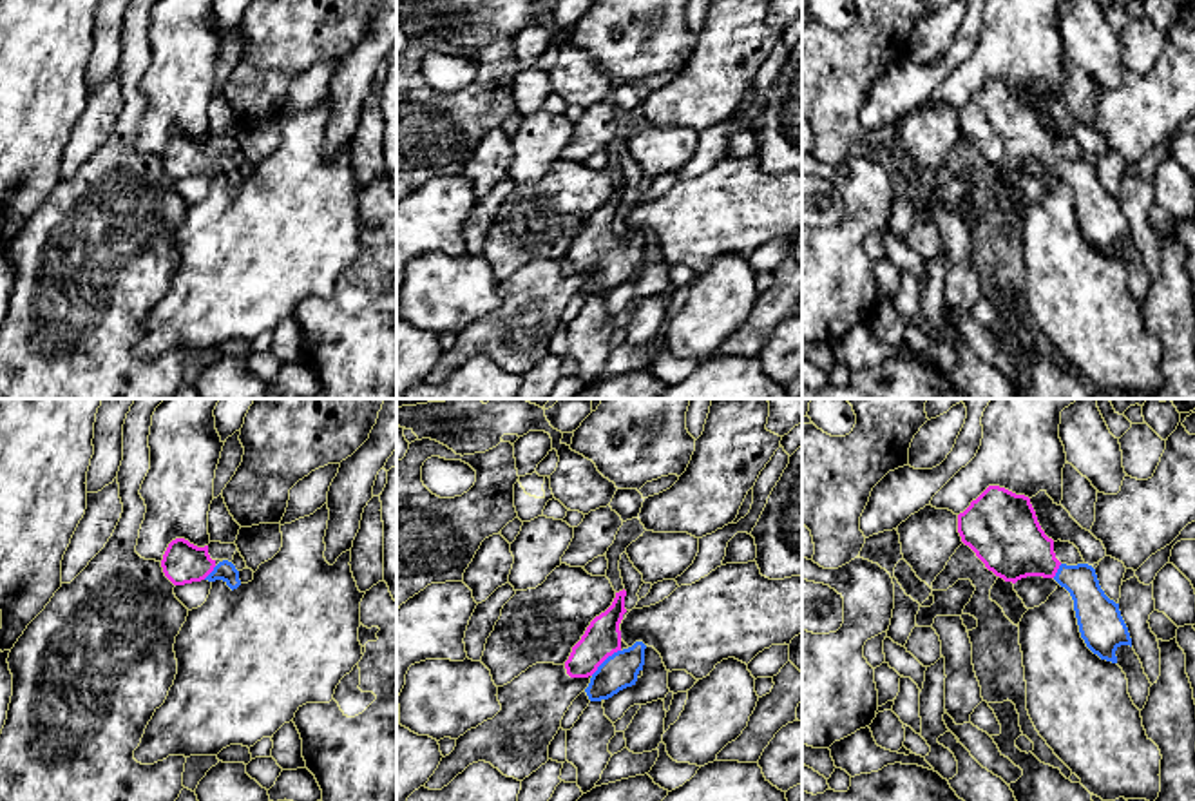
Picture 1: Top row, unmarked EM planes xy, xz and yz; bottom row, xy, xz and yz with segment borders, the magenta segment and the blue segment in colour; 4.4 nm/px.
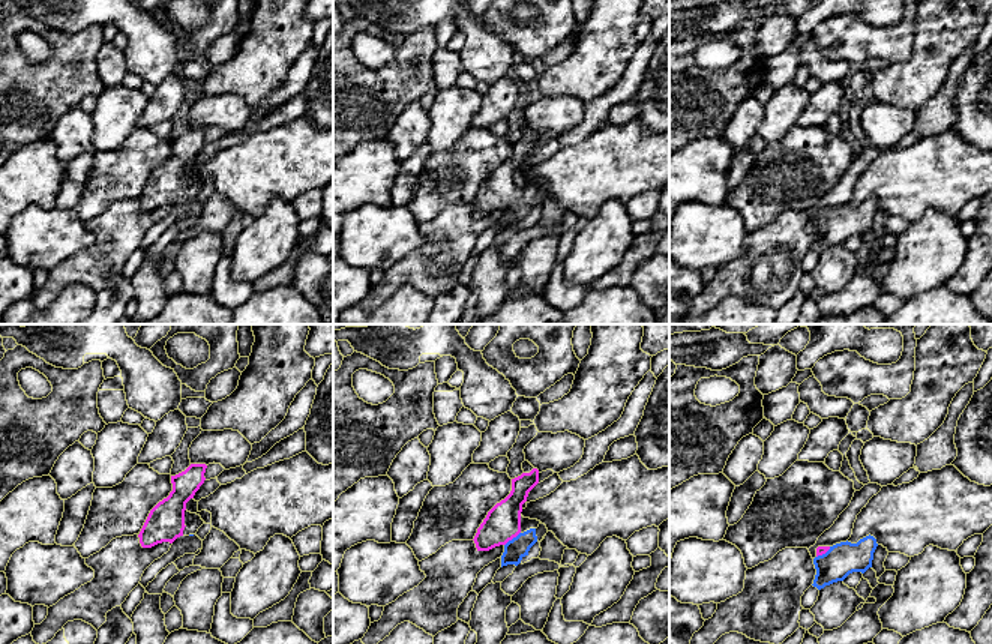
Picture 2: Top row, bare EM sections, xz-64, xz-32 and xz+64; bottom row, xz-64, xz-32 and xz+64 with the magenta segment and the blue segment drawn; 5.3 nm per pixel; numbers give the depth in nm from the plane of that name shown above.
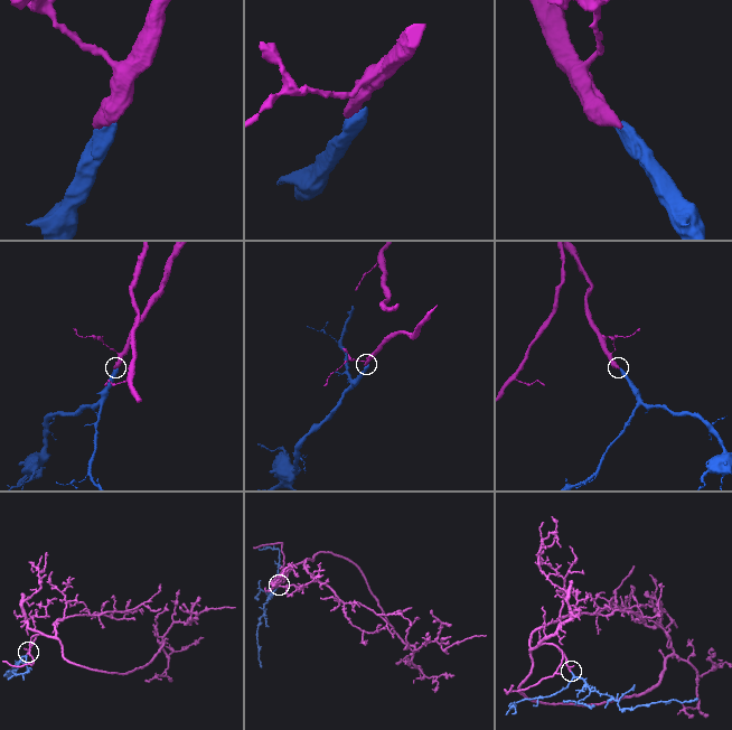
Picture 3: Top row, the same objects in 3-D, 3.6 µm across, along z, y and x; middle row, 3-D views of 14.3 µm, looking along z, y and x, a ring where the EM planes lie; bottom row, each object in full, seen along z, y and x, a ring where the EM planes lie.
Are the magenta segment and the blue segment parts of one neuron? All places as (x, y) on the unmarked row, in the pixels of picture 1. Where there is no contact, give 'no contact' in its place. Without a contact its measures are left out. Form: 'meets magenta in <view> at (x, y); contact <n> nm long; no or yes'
meets magenta in xz at (605, 252); contact 180 nm long; yes

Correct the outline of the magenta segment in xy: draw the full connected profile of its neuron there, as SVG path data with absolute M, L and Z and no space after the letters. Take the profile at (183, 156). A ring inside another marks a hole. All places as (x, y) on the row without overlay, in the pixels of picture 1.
M176 132L168 138L161 161L165 170L174 179L192 176L215 176L223 174L232 185L241 179L239 165L228 154L215 156L208 149L208 140L197 141L185 132Z

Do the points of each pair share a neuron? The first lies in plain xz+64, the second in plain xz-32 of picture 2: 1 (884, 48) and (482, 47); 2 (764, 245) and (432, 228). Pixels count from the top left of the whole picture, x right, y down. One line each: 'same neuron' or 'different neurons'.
1: different neurons
2: same neuron

